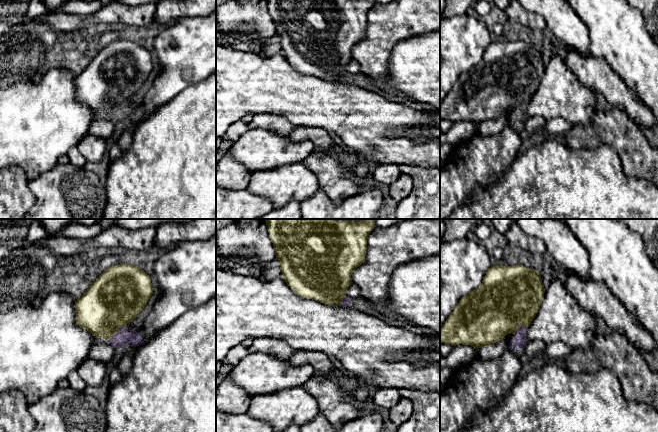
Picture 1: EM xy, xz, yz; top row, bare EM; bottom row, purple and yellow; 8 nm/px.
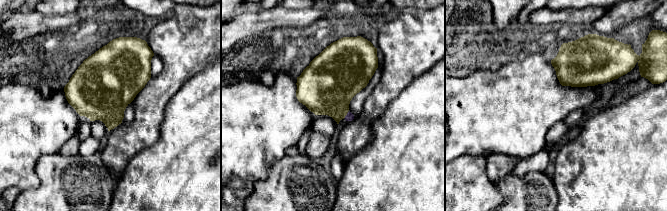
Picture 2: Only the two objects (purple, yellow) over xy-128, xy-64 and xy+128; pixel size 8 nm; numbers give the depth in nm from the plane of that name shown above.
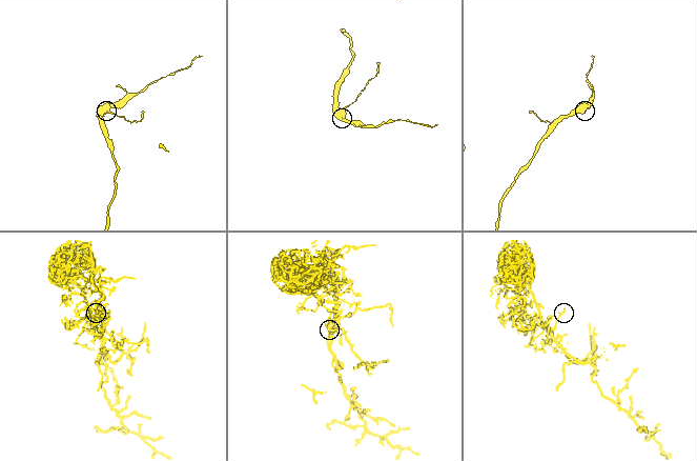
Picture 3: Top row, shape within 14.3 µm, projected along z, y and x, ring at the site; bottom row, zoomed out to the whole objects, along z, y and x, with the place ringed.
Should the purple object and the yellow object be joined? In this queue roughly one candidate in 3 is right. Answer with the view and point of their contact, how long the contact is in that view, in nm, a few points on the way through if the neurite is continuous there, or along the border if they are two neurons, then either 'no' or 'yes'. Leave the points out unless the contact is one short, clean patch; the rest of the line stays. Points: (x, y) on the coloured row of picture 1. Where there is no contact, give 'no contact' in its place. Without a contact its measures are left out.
xy (117, 332) | 180 nm | across xy (121, 337), (117, 332), (111, 326), (111, 302) | yes

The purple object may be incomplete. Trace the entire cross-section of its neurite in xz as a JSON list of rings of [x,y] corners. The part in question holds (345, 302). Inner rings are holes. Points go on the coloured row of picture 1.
[[[265,219],[269,237],[273,243],[276,259],[280,261],[282,278],[299,296],[329,306],[349,306],[346,291],[353,283],[353,271],[364,263],[367,238],[376,227],[375,219],[360,222],[334,221],[331,219]]]

